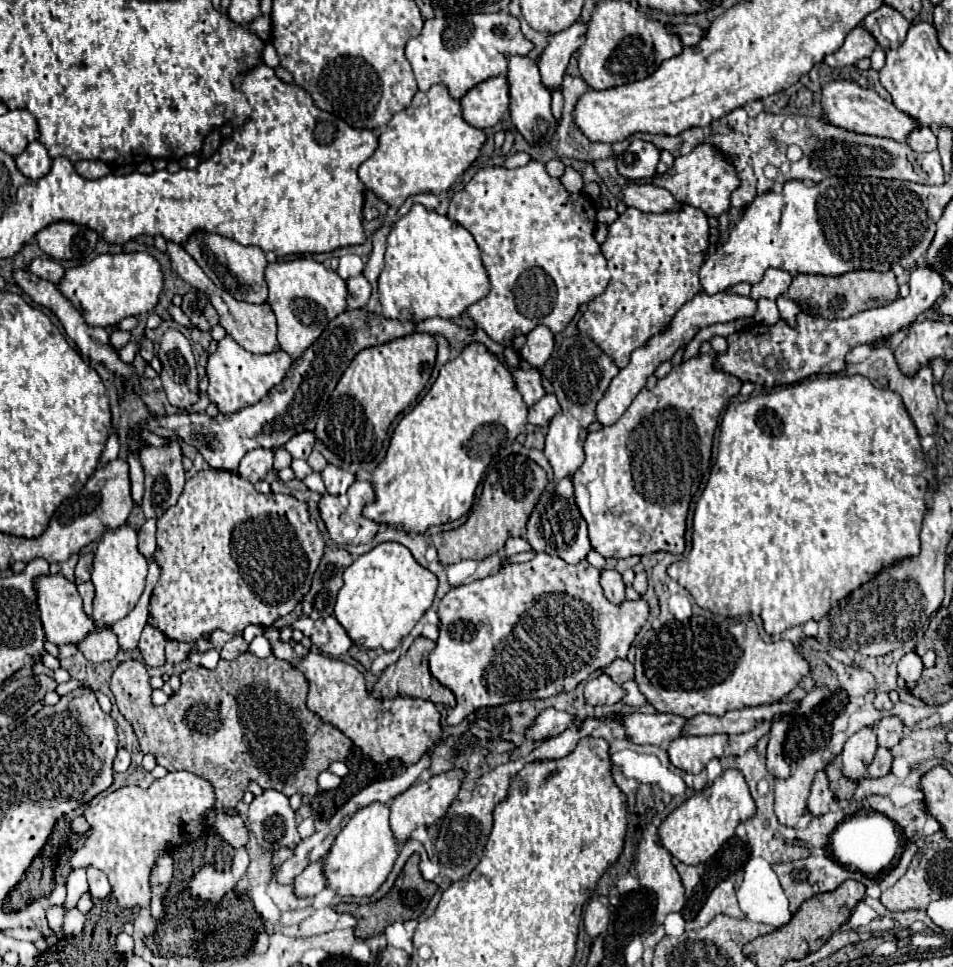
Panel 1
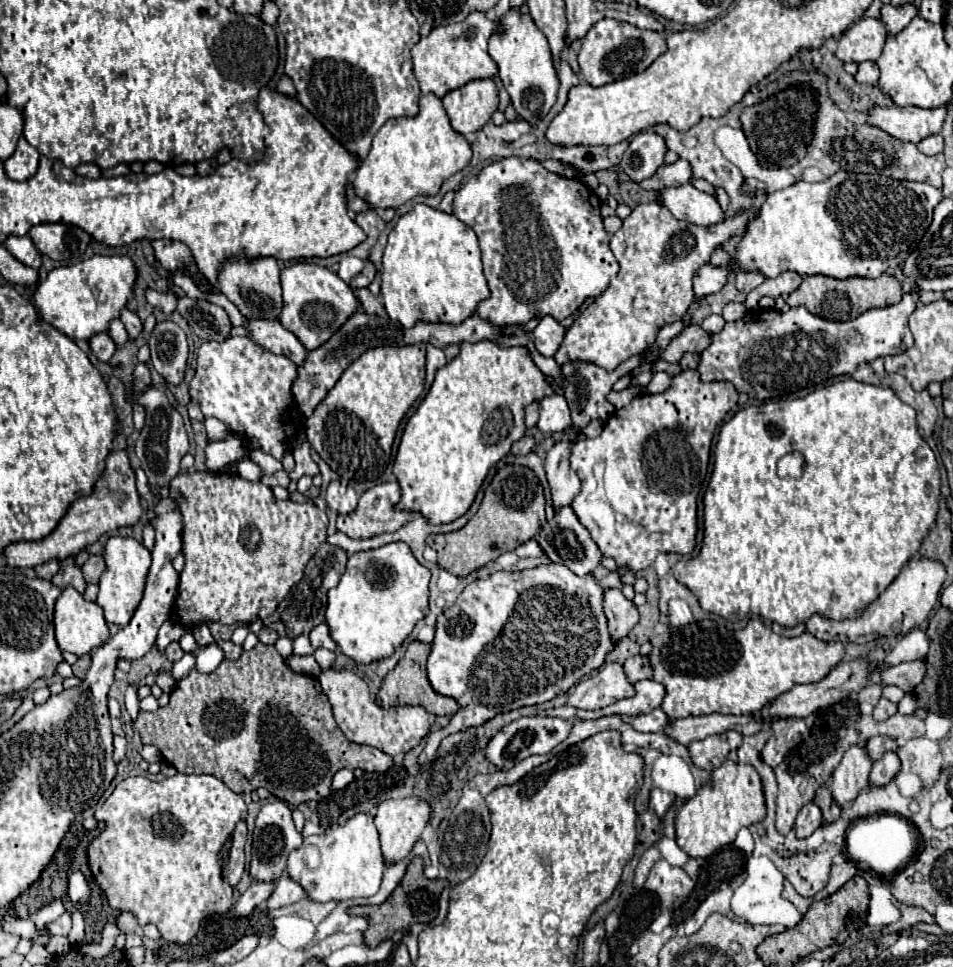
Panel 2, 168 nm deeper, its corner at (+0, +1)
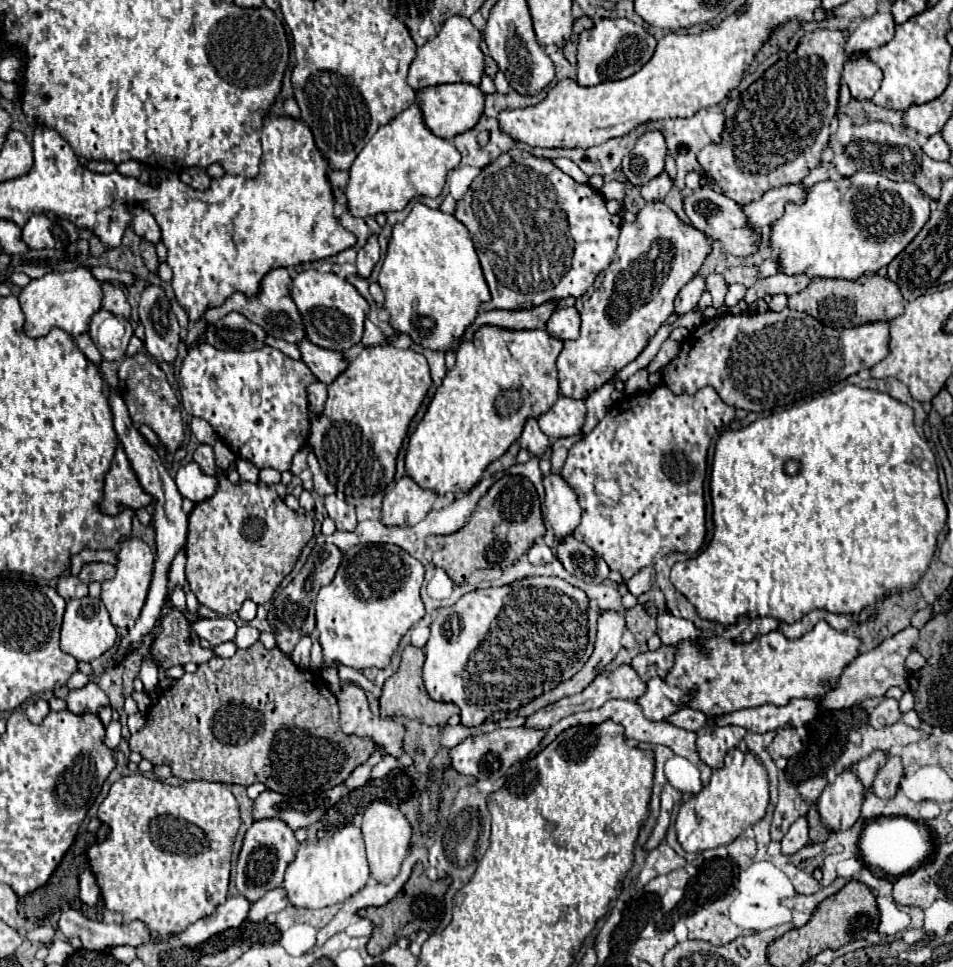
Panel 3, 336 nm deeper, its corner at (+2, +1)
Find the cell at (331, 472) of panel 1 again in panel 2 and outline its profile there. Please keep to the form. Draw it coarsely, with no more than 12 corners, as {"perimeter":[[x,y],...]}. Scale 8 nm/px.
{"perimeter":[[338,481],[328,485],[326,501],[336,513],[356,509],[358,495]]}

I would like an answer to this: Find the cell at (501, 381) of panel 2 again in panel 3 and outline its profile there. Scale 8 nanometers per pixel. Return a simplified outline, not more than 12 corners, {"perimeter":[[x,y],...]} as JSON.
{"perimeter":[[480,327],[404,467],[468,493],[560,395],[562,341]]}

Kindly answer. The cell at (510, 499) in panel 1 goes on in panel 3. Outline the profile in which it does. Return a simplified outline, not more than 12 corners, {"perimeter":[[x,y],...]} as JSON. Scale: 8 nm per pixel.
{"perimeter":[[504,475],[460,531],[430,535],[456,585],[516,561],[546,527],[534,485]]}

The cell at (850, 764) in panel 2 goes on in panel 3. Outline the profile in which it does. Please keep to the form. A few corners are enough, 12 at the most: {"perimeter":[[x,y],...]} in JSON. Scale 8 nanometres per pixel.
{"perimeter":[[854,767],[838,773],[818,811],[830,831],[860,817],[864,785]]}

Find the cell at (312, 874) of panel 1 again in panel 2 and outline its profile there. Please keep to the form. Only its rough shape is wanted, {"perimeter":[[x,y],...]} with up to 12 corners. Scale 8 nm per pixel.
{"perimeter":[[284,873],[266,907],[278,909],[306,897],[304,889]]}

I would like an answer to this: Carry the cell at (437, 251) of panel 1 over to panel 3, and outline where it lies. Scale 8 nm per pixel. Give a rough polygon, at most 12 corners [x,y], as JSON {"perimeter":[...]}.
{"perimeter":[[416,203],[378,283],[394,331],[452,349],[490,299],[468,229]]}

